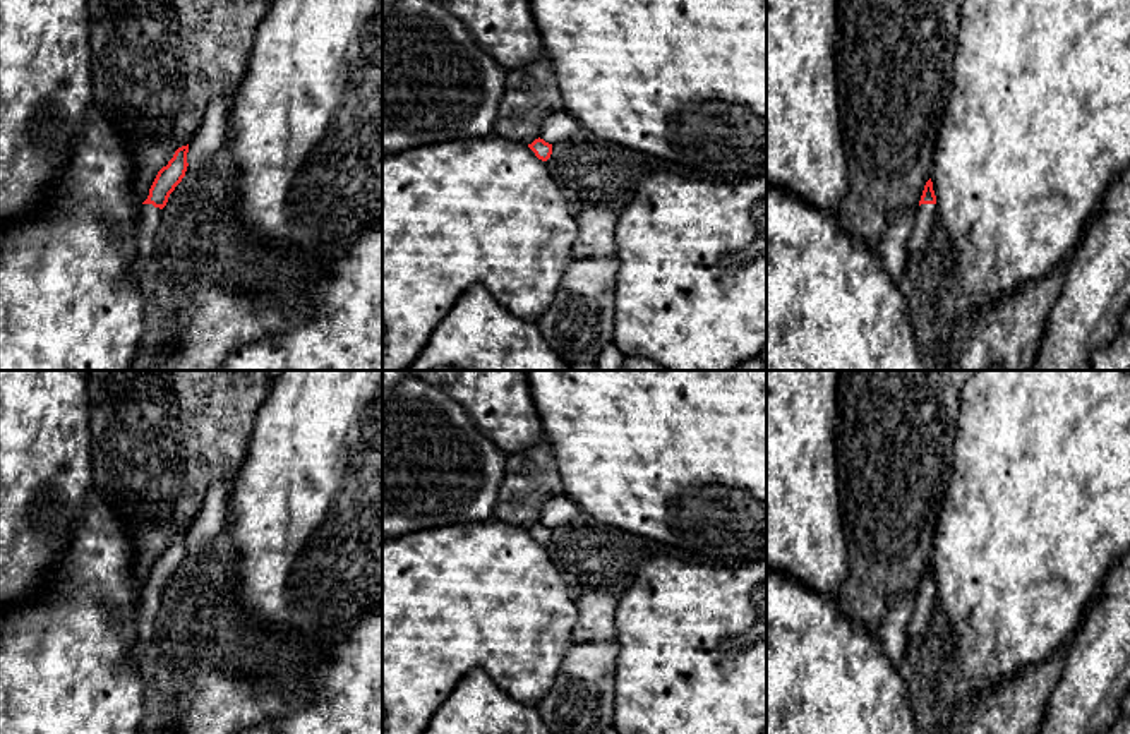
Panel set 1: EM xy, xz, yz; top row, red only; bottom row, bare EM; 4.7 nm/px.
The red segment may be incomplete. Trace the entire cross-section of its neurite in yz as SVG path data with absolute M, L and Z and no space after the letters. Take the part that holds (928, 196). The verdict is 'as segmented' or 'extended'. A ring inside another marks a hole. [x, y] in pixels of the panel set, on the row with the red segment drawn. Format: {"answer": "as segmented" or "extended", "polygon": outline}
{"answer": "extended", "polygon": "M931 178L926 182L919 206L916 209L916 220L907 240L907 254L921 256L926 249L928 235L935 226L936 216L936 196Z"}

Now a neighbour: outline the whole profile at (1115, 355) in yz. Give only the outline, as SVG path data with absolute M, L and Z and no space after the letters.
M1130 305L1115 340L1092 353L1091 370L1130 370Z

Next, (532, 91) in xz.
M545 55L506 69L492 135L528 146L540 137L544 118L561 110L564 98Z

